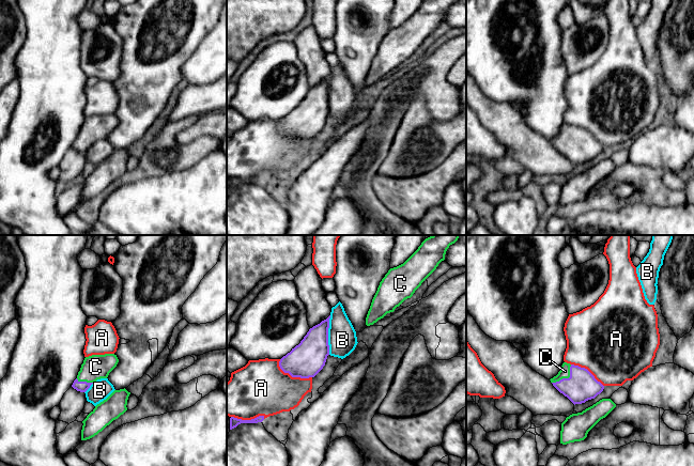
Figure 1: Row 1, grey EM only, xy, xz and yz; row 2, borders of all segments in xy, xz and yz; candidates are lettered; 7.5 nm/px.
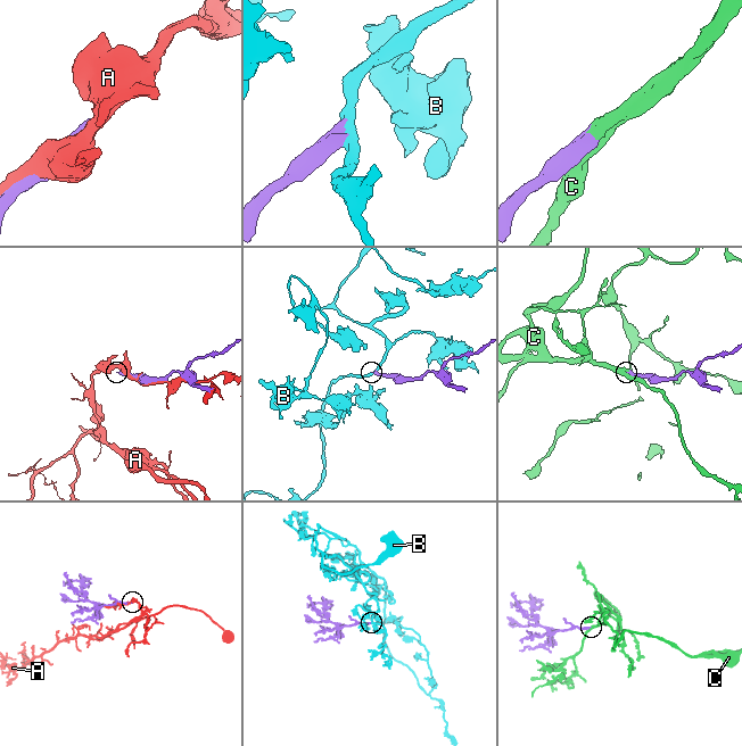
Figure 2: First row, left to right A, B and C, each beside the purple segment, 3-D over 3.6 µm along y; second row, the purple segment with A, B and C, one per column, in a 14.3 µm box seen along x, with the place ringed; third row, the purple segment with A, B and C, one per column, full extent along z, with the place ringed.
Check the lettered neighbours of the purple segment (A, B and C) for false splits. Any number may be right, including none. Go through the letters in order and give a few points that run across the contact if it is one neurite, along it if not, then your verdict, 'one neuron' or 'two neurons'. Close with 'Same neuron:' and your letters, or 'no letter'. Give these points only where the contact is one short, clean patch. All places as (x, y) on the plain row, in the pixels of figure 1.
A: two neurons
B: line xz (330, 76), (328, 84), (328, 114); two neurons
C: one neuron
Same neuron: C

